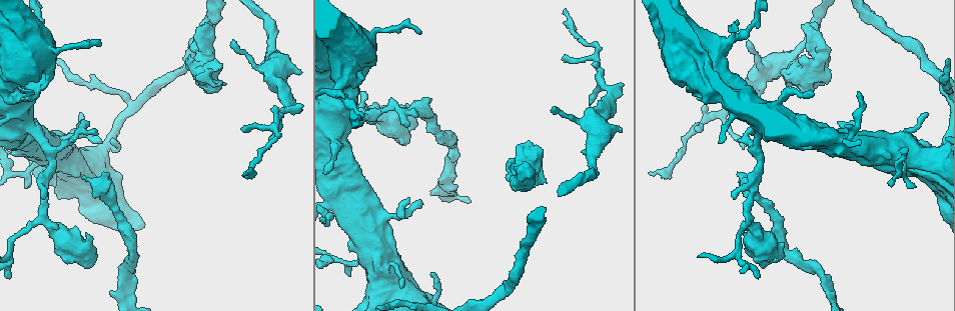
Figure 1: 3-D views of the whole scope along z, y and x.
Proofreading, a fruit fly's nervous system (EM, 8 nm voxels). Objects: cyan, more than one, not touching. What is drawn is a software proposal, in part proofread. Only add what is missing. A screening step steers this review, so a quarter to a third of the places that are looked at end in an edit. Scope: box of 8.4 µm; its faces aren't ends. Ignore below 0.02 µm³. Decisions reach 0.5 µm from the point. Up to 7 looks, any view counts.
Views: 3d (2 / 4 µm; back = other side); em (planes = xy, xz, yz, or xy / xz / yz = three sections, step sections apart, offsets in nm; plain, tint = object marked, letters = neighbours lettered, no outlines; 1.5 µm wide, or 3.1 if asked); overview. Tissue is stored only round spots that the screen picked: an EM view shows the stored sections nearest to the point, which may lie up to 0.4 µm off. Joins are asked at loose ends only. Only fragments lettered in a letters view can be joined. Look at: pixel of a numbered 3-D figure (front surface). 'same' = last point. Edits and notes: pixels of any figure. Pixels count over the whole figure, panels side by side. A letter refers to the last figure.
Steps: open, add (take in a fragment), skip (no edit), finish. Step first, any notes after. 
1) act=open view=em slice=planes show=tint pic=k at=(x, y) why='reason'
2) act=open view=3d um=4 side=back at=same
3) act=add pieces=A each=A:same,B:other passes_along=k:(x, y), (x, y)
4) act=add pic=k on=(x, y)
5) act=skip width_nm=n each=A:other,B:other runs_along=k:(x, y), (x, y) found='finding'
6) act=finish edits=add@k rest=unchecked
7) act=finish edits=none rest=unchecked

act=open view=em slice=xz step=4 show=letters pic=1 at=(234, 40)

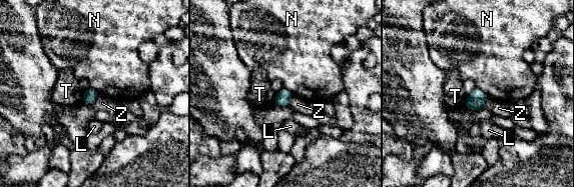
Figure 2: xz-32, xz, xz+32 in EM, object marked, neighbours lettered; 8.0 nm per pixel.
act=skip each=L:other,N:other,T:other,Z:other border=2:(99, 93), (88, 105) found='none of them fits'

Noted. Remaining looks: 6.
act=open view=em slice=xy step=4 show=tint pic=1 at=(700, 128) why='free end'

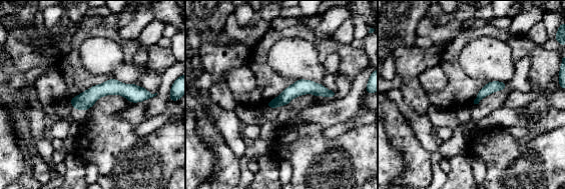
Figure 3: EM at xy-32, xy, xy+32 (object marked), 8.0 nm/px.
act=open view=em slice=planes show=letters at=same why='another direction'

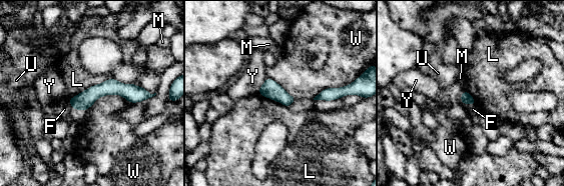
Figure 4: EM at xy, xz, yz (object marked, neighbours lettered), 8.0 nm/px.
act=skip width_nm=100 each=F:other,L:other,M:other,U:other,W:other,Y:other border=4:(258, 93), (278, 101), (287, 107) found='no lettered fragment goes on from it'

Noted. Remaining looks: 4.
act=open view=3d um=4 pic=1 at=(430, 100) why='free end'

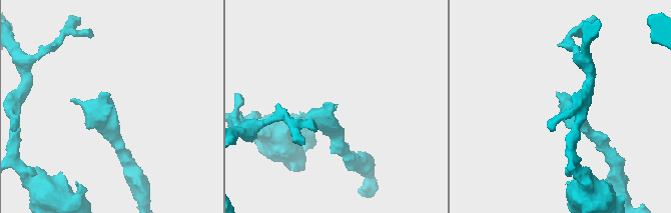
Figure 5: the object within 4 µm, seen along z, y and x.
act=open view=em slice=planes show=letters pic=5 at=(332, 105)

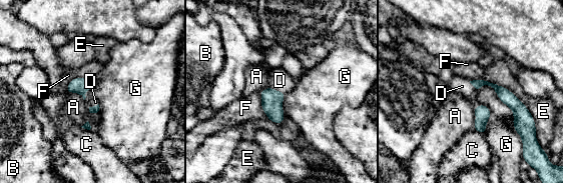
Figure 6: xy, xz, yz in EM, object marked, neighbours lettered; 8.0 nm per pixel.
act=add pieces=D each=A:other,B:other,C:other,D:same,E:other,F:other,G:other passes_along=6:(77, 85), (86, 91), (90, 100) found='the neuron continues'

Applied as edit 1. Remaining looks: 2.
act=finish edits=add@6 rest=unchecked

